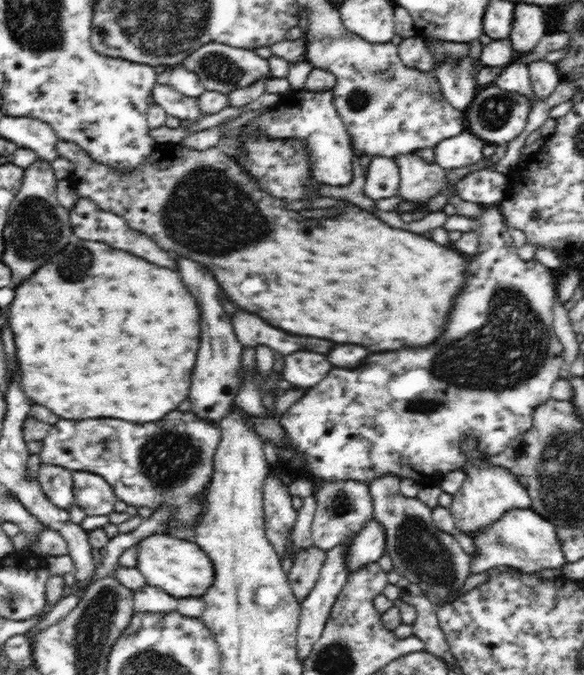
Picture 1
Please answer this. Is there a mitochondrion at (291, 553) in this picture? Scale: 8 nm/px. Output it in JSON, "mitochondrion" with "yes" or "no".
{"mitochondrion":"no"}

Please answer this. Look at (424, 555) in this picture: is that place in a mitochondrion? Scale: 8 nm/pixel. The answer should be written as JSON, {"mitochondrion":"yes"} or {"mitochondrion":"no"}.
{"mitochondrion":"yes"}

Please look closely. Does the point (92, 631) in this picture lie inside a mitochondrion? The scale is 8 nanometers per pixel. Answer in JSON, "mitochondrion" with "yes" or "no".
{"mitochondrion":"yes"}

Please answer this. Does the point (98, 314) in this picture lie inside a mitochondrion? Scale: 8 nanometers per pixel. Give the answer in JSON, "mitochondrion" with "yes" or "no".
{"mitochondrion":"no"}

